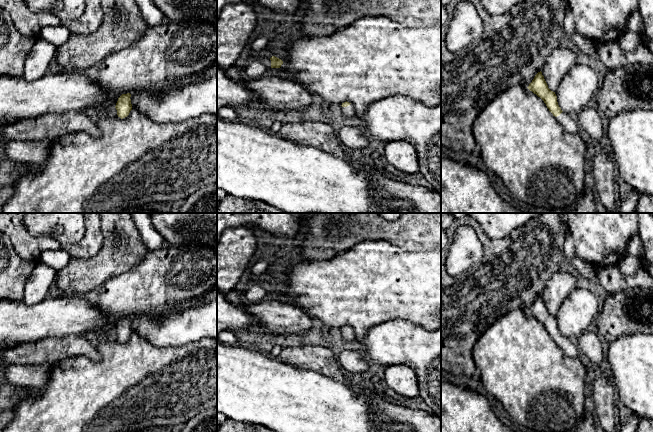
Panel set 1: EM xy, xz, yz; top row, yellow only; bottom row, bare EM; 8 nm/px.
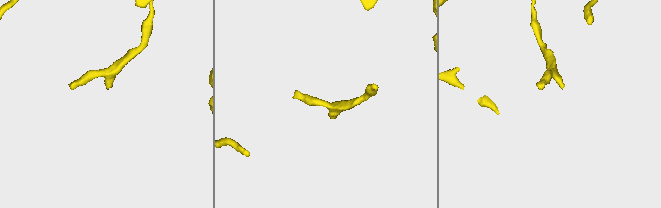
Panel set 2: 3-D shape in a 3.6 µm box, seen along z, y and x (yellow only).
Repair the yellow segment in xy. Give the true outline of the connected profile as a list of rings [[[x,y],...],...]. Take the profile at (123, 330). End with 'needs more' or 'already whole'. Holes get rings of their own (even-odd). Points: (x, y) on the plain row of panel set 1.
[[[122,318],[116,327],[116,334],[117,334],[117,339],[121,343],[127,341],[132,334],[132,328],[131,328],[131,318]]] | already whole

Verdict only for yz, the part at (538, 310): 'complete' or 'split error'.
split error

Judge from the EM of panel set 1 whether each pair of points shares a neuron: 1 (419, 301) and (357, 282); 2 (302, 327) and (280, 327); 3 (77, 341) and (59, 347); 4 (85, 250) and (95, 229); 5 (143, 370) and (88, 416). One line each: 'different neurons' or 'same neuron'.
1: same neuron
2: same neuron
3: same neuron
4: same neuron
5: same neuron

